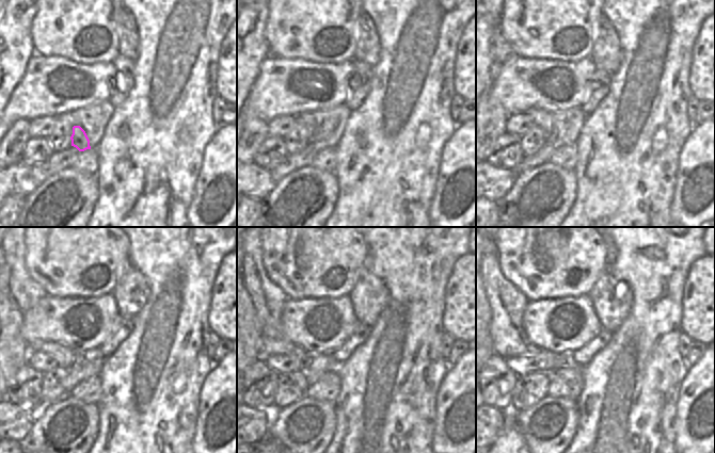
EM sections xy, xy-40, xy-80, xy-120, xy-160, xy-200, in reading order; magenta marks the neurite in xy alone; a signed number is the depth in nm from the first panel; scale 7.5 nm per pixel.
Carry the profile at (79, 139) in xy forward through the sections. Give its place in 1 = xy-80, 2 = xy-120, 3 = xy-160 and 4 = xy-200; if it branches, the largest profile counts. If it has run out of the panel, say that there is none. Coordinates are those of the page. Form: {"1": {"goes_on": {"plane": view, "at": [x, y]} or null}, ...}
{"1": {"goes_on": {"plane": "xy-80", "at": [542, 118]}}, "2": {"goes_on": {"plane": "xy-120", "at": [64, 357]}}, "3": {"goes_on": {"plane": "xy-160", "at": [268, 298]}}, "4": {"goes_on": {"plane": "xy-200", "at": [507, 303]}}}

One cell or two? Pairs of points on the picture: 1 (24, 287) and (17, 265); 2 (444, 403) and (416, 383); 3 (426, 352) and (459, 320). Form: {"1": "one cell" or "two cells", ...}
{"1": "one cell", "2": "two cells", "3": "two cells"}

